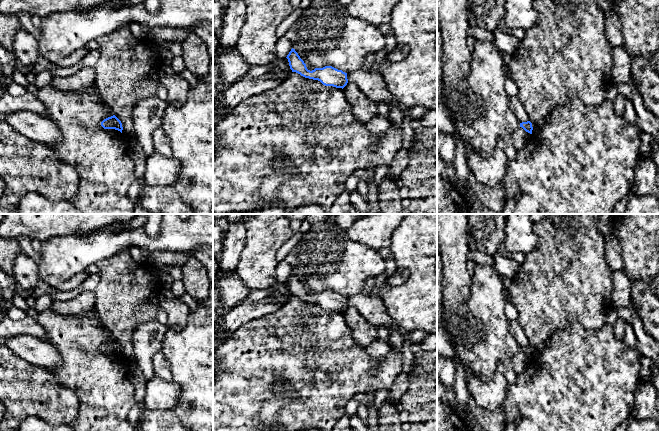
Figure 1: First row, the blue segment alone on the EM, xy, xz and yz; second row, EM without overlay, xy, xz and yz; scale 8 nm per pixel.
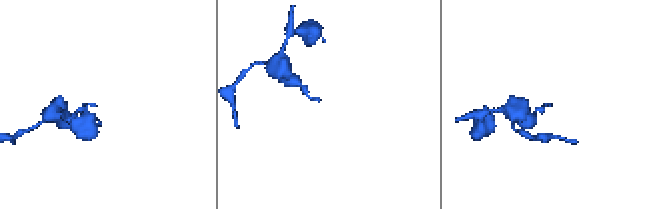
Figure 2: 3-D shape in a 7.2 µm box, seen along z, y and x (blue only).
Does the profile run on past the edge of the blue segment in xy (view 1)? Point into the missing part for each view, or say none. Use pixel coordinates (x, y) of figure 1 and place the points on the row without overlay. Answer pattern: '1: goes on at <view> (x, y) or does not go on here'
1: does not go on here

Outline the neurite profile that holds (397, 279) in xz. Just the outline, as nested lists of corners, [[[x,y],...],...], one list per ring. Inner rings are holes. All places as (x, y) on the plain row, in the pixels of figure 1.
[[[407,271],[396,272],[392,276],[389,276],[386,283],[391,287],[402,285],[407,280]]]

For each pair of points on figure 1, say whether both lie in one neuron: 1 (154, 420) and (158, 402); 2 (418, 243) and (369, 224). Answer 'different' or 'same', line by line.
1: different
2: different

